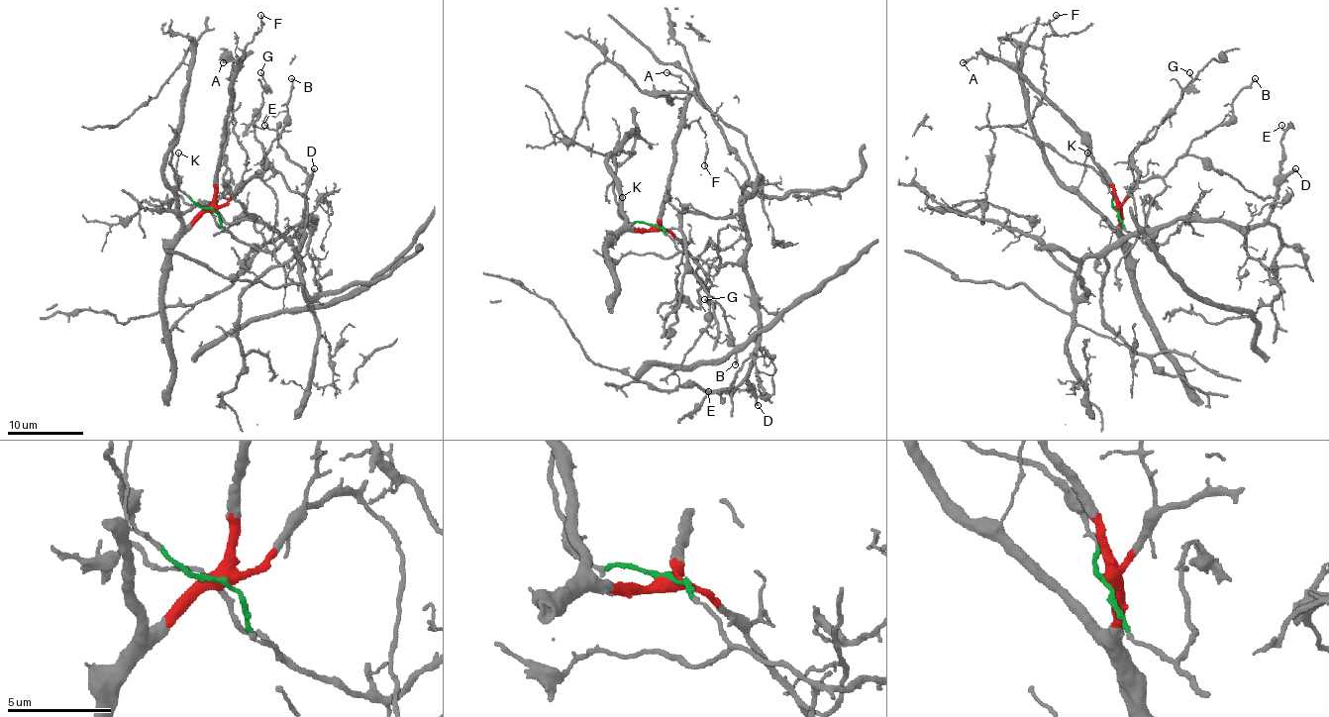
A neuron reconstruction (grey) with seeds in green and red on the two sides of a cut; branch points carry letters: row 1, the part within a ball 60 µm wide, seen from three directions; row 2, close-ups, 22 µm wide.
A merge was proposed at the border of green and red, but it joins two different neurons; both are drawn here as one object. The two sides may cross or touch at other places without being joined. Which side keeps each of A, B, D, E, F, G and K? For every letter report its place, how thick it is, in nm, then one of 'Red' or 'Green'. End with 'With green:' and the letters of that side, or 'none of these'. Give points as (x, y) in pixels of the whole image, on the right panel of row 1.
A: Place: (963, 62). Thickness 140 nm. Red
B: Place: (1255, 78). Thickness 140 nm. Red
D: Place: (1295, 168). Thickness 280 nm. Green
E: Place: (1281, 125). Thickness 110 nm. Green
F: Place: (1056, 15). Thickness 160 nm. Red
G: Place: (1189, 72). Thickness 150 nm. Green
K: Place: (1087, 153). Thickness 130 nm. Red
With green: D, E, G

